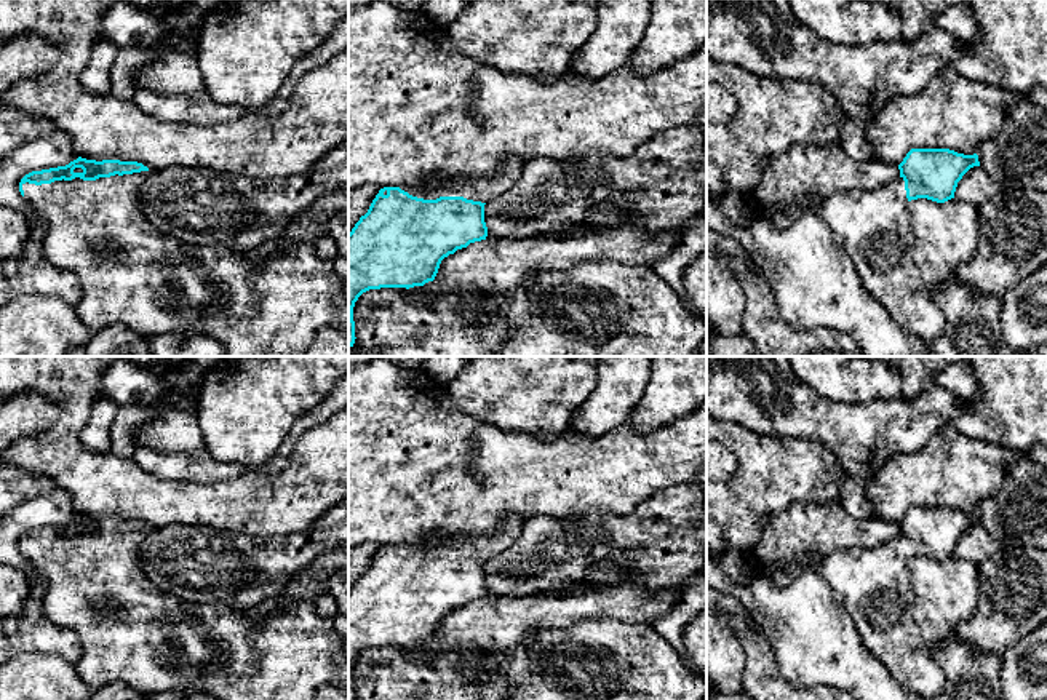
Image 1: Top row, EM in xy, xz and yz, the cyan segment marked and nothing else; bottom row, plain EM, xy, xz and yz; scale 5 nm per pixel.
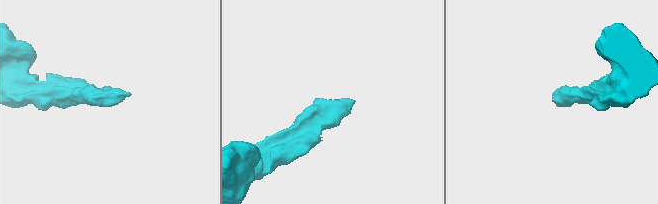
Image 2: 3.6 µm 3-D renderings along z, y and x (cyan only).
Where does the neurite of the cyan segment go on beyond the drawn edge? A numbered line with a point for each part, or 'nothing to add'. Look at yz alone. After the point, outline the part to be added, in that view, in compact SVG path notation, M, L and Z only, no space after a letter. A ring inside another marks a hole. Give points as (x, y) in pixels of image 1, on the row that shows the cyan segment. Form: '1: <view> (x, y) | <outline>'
1: yz (873, 227) | M903 177L873 190L854 189L826 198L809 195L806 205L828 224L830 232L852 259L862 283L878 299L892 320L908 334L932 344L946 328L946 318L922 283L914 262L914 232L908 214Z

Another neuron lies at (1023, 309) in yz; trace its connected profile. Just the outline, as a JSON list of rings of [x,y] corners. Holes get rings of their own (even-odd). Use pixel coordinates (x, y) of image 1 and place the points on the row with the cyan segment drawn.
[[[1047,265],[1015,283],[1001,299],[1001,337],[1012,352],[1047,345]]]

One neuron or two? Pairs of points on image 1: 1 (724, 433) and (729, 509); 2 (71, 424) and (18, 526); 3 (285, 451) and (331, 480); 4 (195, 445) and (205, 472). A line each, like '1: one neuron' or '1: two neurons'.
1: one neuron
2: two neurons
3: two neurons
4: two neurons

